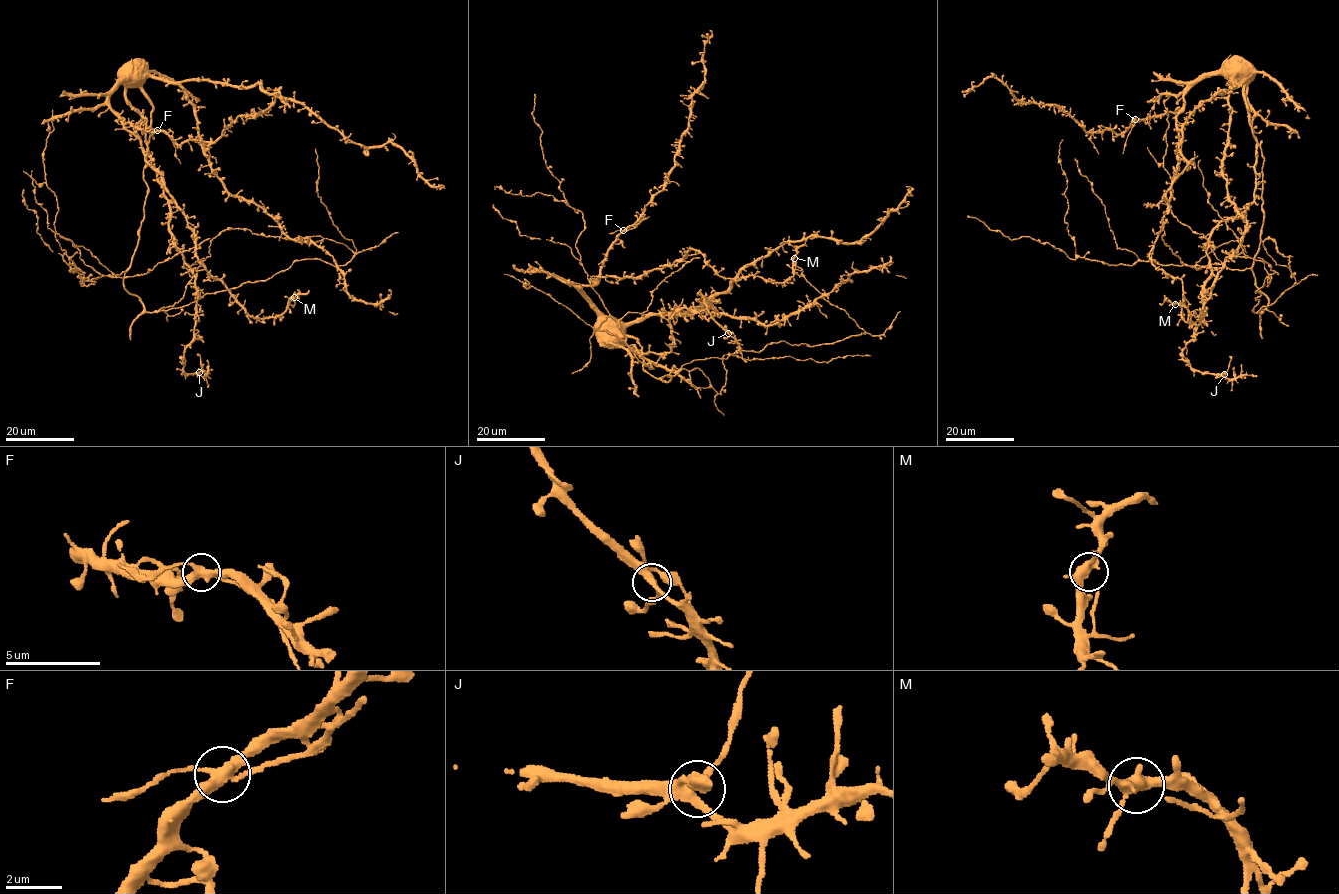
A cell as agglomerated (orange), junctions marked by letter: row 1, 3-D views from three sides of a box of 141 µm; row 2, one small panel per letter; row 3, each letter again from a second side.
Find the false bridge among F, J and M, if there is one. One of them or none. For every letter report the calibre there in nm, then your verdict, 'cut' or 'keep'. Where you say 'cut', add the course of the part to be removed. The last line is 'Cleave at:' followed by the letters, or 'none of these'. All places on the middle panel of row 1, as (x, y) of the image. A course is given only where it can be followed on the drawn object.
F: calibre 360 nm; cut; course (623, 230), (630, 229), (649, 217)
J: calibre 340 nm; keep
M: calibre 360 nm; keep
Cleave at: F

